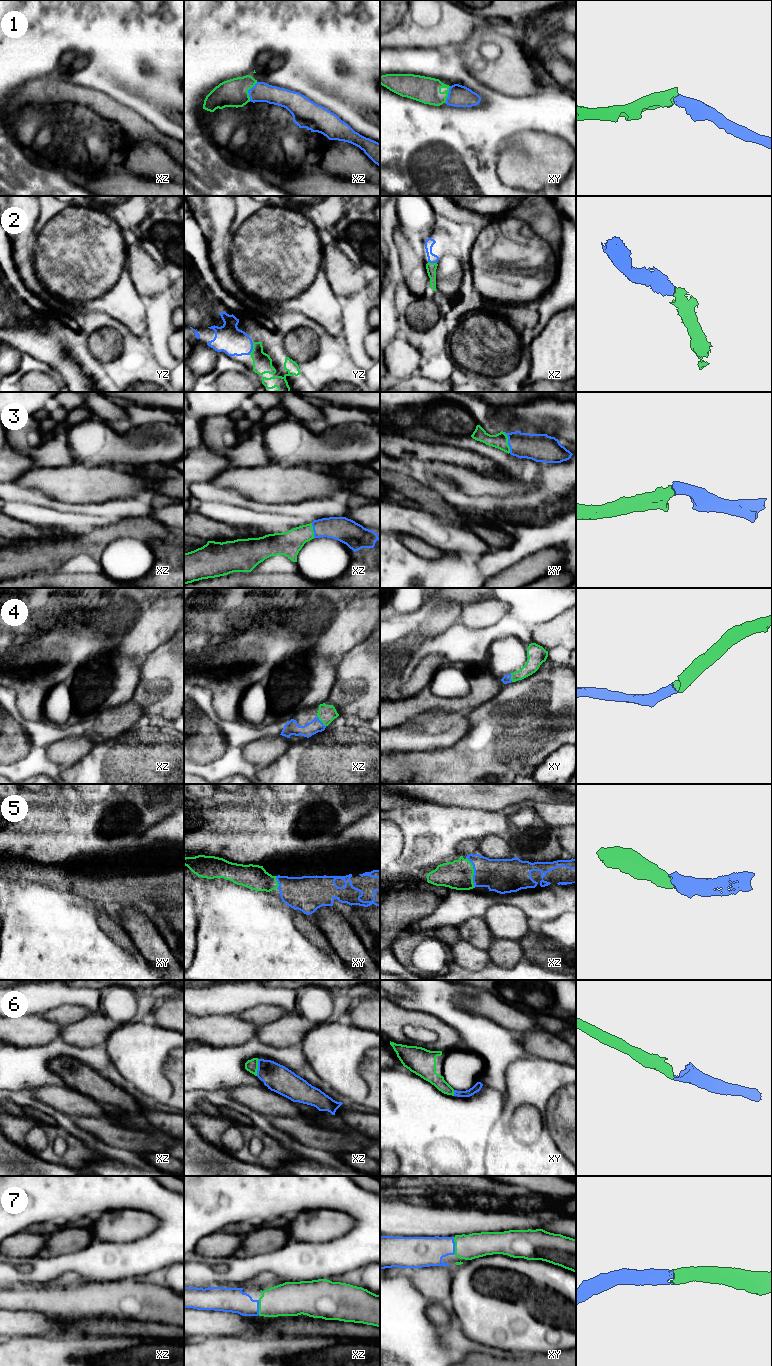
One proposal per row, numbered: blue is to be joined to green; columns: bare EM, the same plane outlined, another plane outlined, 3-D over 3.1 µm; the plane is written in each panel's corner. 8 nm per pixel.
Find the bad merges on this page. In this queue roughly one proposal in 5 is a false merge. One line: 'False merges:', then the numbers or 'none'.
False merges: none

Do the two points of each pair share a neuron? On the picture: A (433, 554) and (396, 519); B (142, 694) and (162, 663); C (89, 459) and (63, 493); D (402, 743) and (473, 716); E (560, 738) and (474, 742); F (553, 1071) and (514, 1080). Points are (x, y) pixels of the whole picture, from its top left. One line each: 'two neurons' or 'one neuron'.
A: two neurons
B: one neuron
C: two neurons
D: two neurons
E: one neuron
F: one neuron

